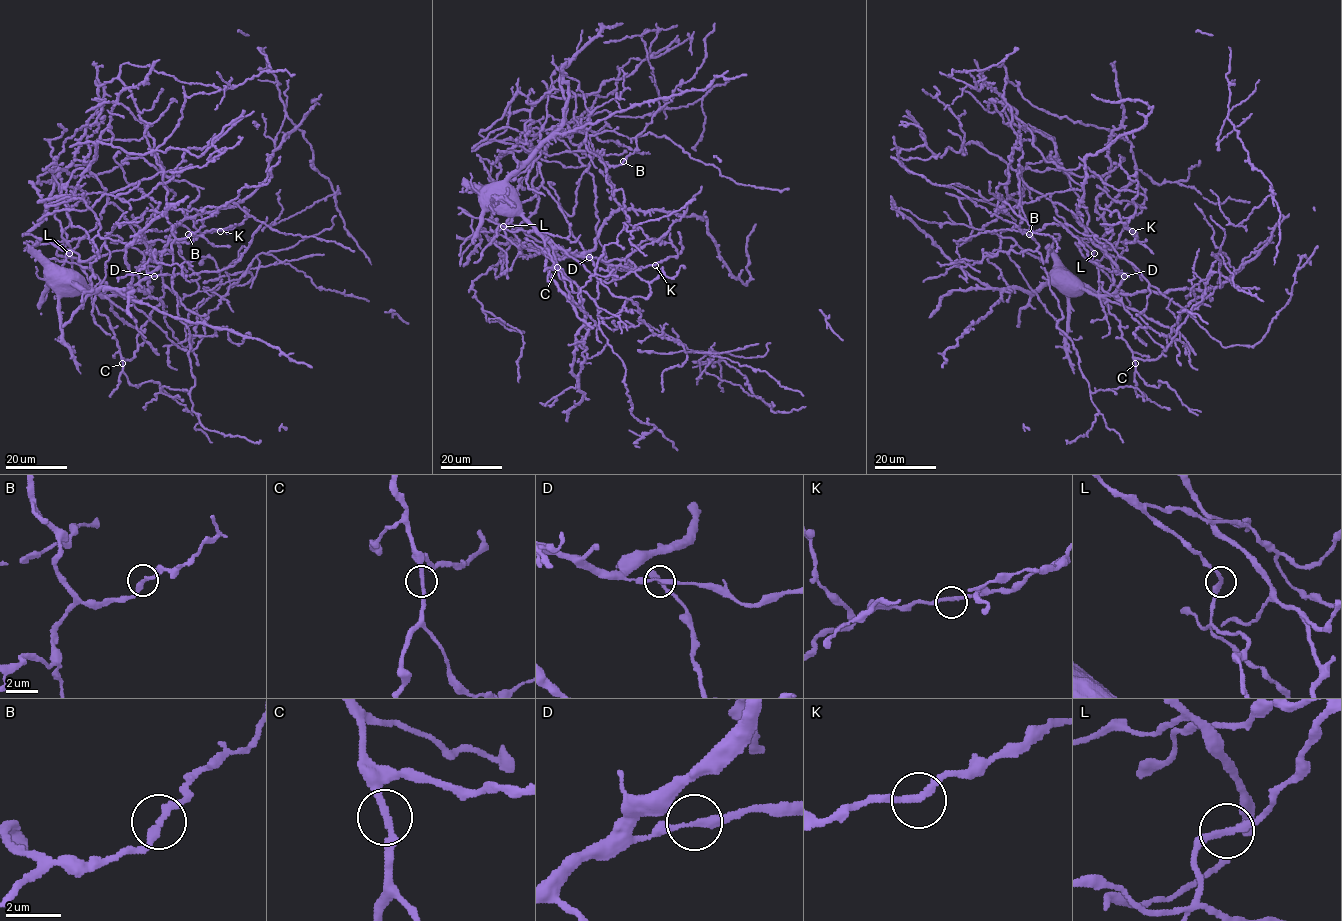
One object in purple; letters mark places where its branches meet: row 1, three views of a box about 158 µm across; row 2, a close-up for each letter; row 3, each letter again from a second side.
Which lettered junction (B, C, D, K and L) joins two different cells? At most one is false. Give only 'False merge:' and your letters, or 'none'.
False merge: none

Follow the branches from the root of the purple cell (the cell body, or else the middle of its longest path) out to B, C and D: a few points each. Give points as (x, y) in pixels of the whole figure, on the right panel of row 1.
B: (1069, 286), (1098, 293), (1094, 252), (1009, 167), (1007, 198), (1023, 191), (1020, 172), (1019, 205), (1029, 235)
C: (1069, 286), (1080, 283), (1098, 293), (1099, 264), (1079, 238), (1089, 239), (1112, 265), (1106, 303), (1135, 363)
D: (1069, 286), (1079, 283), (1094, 294), (1112, 295), (1125, 275)

